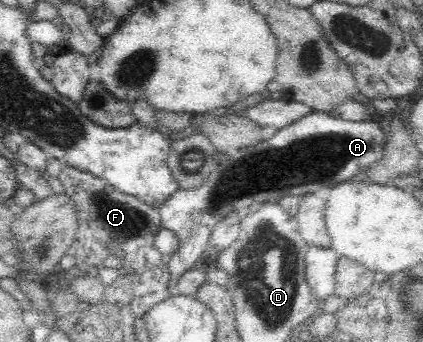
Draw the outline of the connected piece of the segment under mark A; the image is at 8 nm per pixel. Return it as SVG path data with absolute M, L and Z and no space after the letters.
M311 112L298 122L279 129L271 139L243 147L230 159L217 163L209 178L199 188L173 191L157 209L160 226L172 230L178 236L178 249L172 254L172 259L167 264L170 274L173 275L173 280L169 280L169 290L178 276L181 276L188 268L204 264L203 254L210 252L209 238L213 228L228 212L244 212L250 204L277 202L285 195L301 197L307 193L323 194L344 180L357 179L383 158L386 137L387 134L375 122L344 120L331 112Z

